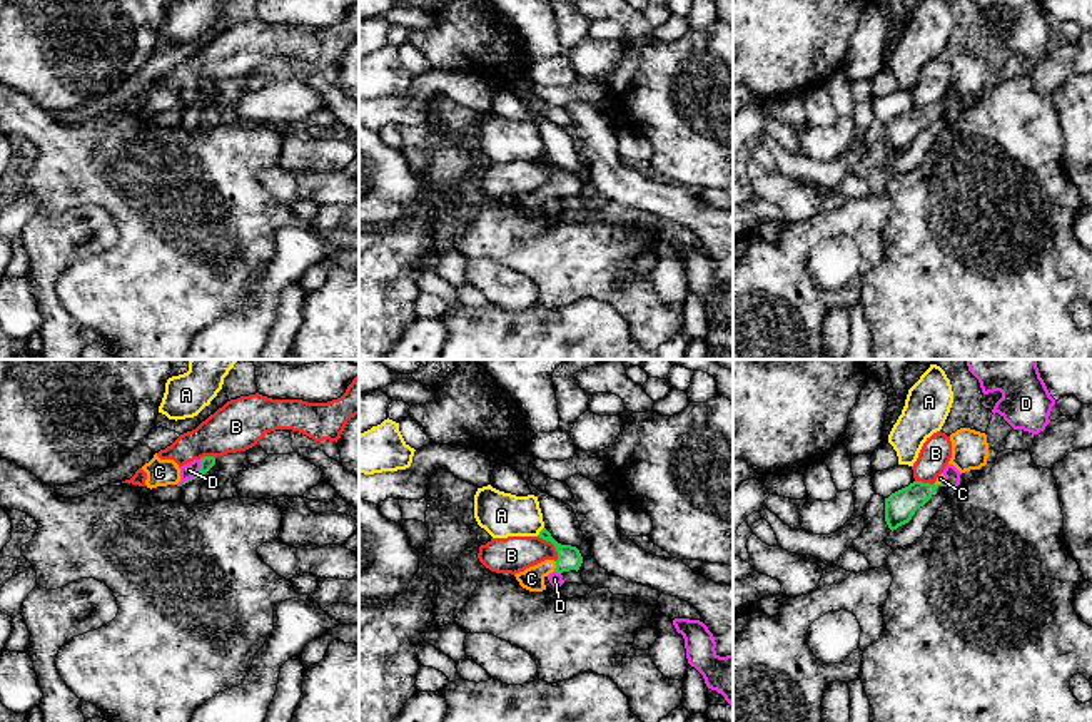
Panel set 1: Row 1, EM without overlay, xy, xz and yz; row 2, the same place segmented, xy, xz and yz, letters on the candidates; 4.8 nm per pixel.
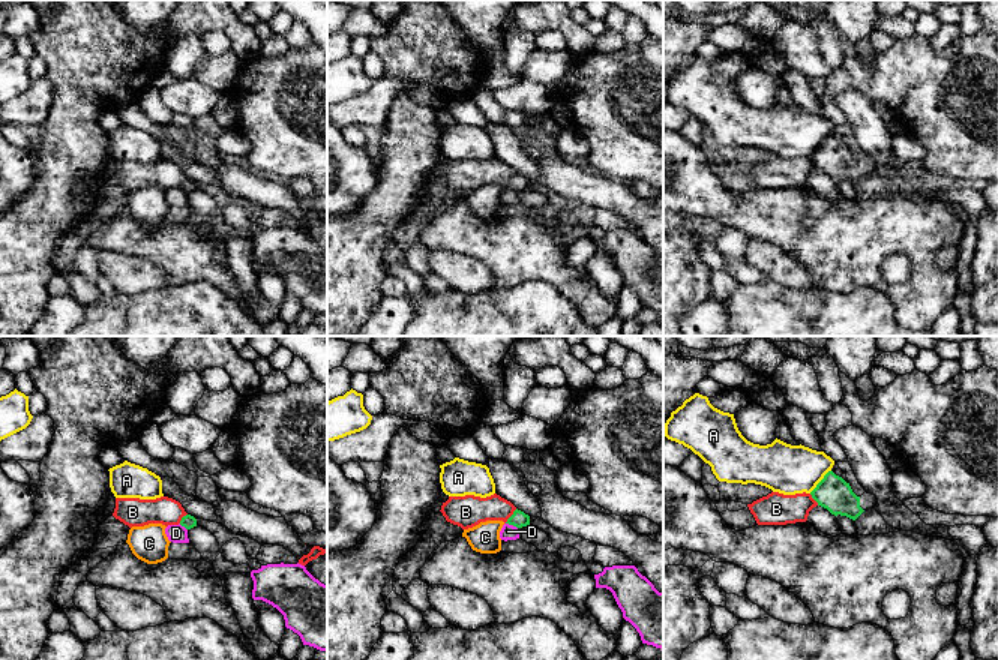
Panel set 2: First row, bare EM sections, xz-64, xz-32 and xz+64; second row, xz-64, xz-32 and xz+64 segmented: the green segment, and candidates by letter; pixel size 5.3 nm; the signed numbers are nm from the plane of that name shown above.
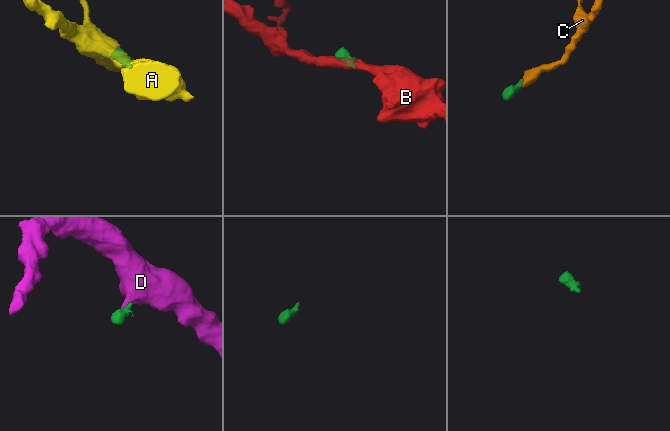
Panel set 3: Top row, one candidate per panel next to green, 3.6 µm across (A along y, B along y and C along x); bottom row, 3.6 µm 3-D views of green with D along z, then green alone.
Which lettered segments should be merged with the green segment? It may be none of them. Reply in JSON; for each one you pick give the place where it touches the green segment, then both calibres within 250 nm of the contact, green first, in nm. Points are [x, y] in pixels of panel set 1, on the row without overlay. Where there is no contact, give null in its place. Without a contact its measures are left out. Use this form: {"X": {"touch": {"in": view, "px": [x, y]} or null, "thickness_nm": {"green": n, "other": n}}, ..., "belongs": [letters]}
{"C": {"touch": {"in": "xz", "px": [556, 193]}, "thickness_nm": {"green": 110, "other": 110}}, "belongs": ["C"]}

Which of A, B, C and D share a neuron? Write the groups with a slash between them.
A / B / C / D

